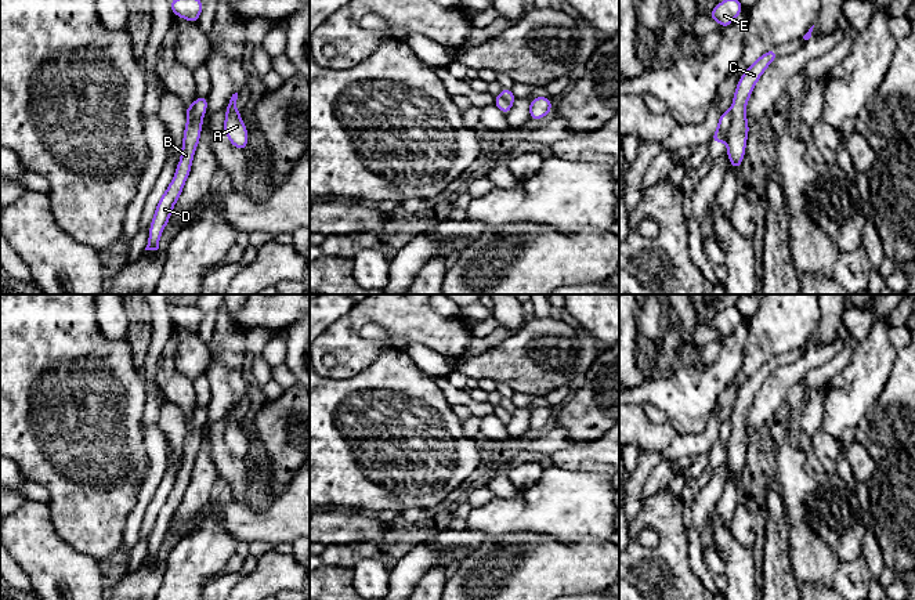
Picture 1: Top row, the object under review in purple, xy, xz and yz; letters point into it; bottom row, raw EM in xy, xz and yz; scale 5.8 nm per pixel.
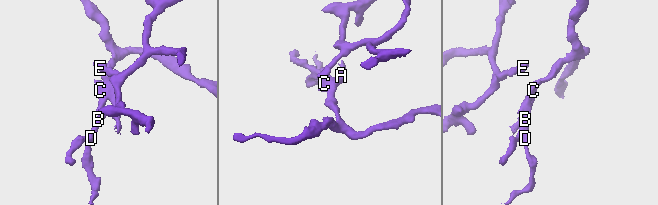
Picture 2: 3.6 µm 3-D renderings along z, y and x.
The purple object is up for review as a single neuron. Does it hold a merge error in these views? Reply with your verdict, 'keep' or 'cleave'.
cleave

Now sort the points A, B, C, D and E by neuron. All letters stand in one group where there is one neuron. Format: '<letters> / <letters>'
A E / B C D

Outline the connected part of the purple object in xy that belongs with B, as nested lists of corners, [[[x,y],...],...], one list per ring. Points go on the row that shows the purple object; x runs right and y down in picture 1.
[[[195,101],[191,106],[185,109],[187,115],[187,126],[184,129],[184,138],[182,138],[182,149],[181,149],[181,159],[177,165],[174,178],[171,180],[170,185],[167,187],[166,192],[162,195],[156,212],[153,214],[151,227],[149,227],[149,238],[145,250],[158,250],[160,242],[160,234],[163,232],[164,227],[169,223],[171,216],[171,210],[178,200],[184,184],[189,176],[192,159],[199,144],[200,131],[202,131],[202,119],[194,119],[192,111],[195,108]]]

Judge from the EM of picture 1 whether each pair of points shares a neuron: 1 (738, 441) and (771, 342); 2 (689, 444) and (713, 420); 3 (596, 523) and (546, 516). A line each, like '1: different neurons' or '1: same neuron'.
1: different neurons
2: same neuron
3: same neuron

